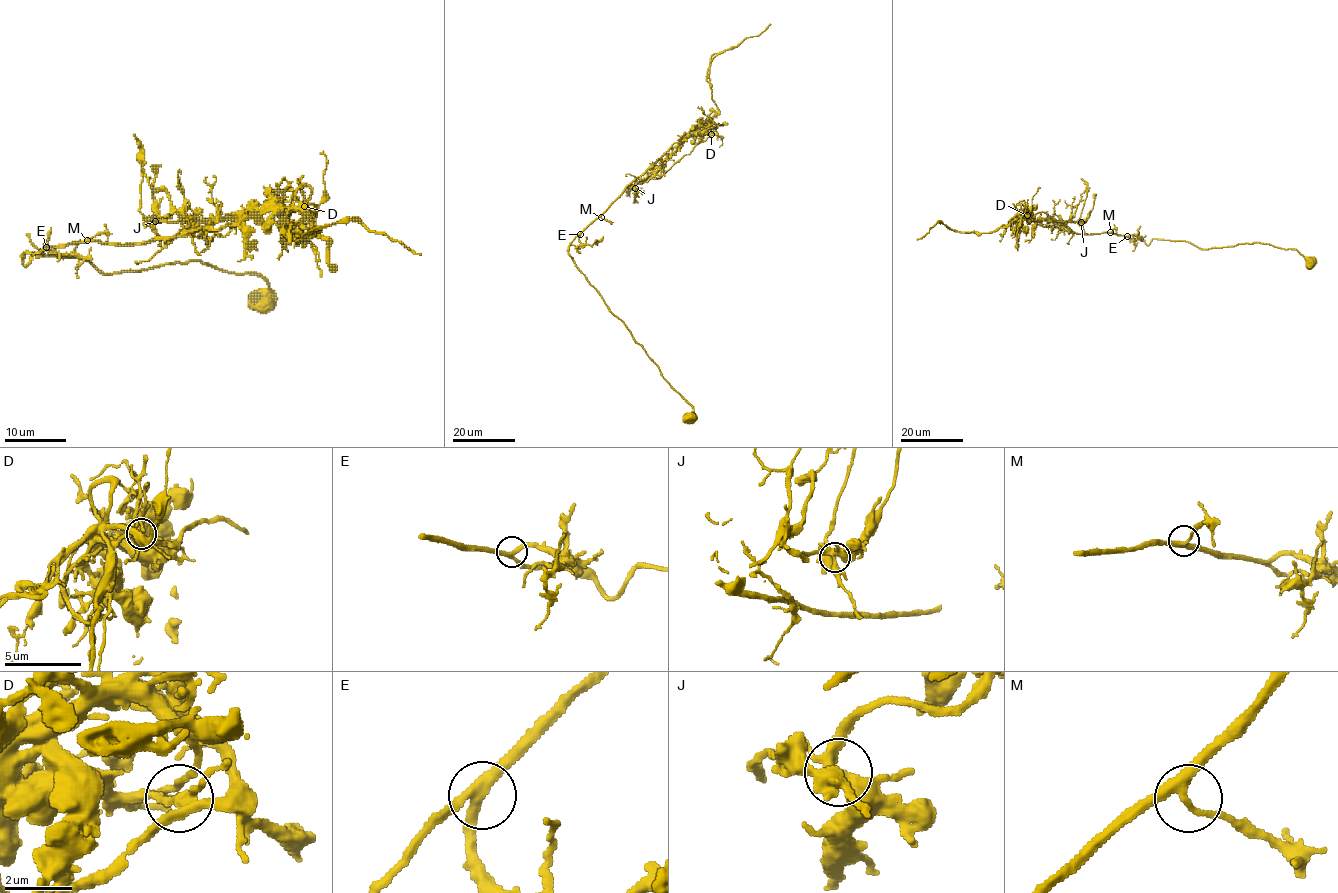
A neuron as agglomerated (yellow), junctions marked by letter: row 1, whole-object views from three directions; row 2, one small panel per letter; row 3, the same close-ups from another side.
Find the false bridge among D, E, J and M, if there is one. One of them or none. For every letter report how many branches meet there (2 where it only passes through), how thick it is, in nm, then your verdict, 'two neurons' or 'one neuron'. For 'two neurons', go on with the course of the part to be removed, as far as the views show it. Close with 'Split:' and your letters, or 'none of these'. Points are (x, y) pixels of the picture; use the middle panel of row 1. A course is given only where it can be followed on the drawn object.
D: 4 branches meet; 200 nm thick; two neurons; foreign part runs (711, 133), (661, 176), (635, 183), (628, 193), (624, 188)
E: 3 branches meet; 280 nm thick; one neuron
J: 5 branches meet; 360 nm thick; one neuron
M: 3 branches meet; 280 nm thick; one neuron
Split: D

